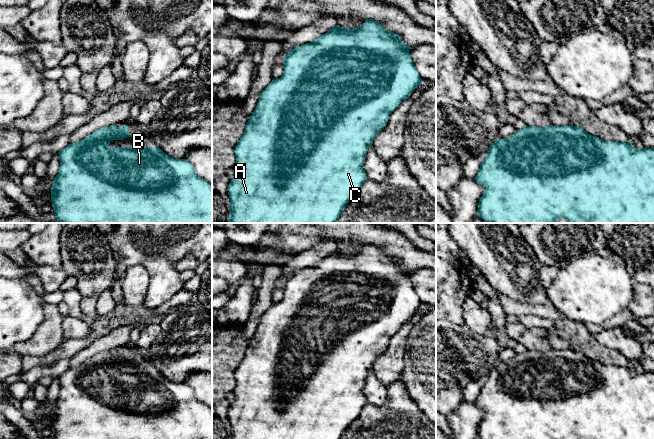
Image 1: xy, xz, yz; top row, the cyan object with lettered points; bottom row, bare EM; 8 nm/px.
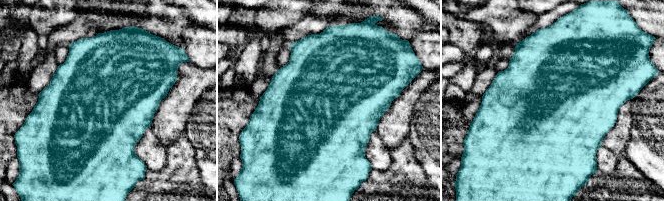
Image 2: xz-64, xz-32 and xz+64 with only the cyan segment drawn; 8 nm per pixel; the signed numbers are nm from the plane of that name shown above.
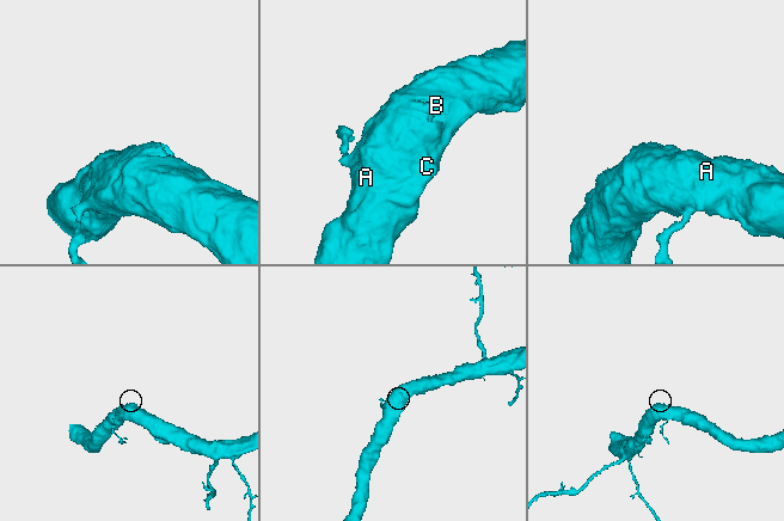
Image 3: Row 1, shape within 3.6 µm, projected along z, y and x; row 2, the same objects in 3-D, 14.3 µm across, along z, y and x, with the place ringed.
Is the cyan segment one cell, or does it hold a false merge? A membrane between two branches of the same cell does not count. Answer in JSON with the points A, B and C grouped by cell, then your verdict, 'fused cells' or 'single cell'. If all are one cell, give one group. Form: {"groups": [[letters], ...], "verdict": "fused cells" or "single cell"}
{"groups": [["A", "B", "C"]], "verdict": "single cell"}

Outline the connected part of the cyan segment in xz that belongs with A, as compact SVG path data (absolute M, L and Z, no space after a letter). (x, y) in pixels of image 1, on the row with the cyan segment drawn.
M366 19L362 26L355 29L344 29L336 25L313 42L297 46L284 54L282 76L272 80L261 92L244 133L234 148L235 176L228 186L230 212L227 223L336 223L346 205L367 180L363 163L368 148L373 144L377 134L386 126L389 115L423 82L413 64L410 49L411 47L406 46L399 35L385 29L374 19Z

